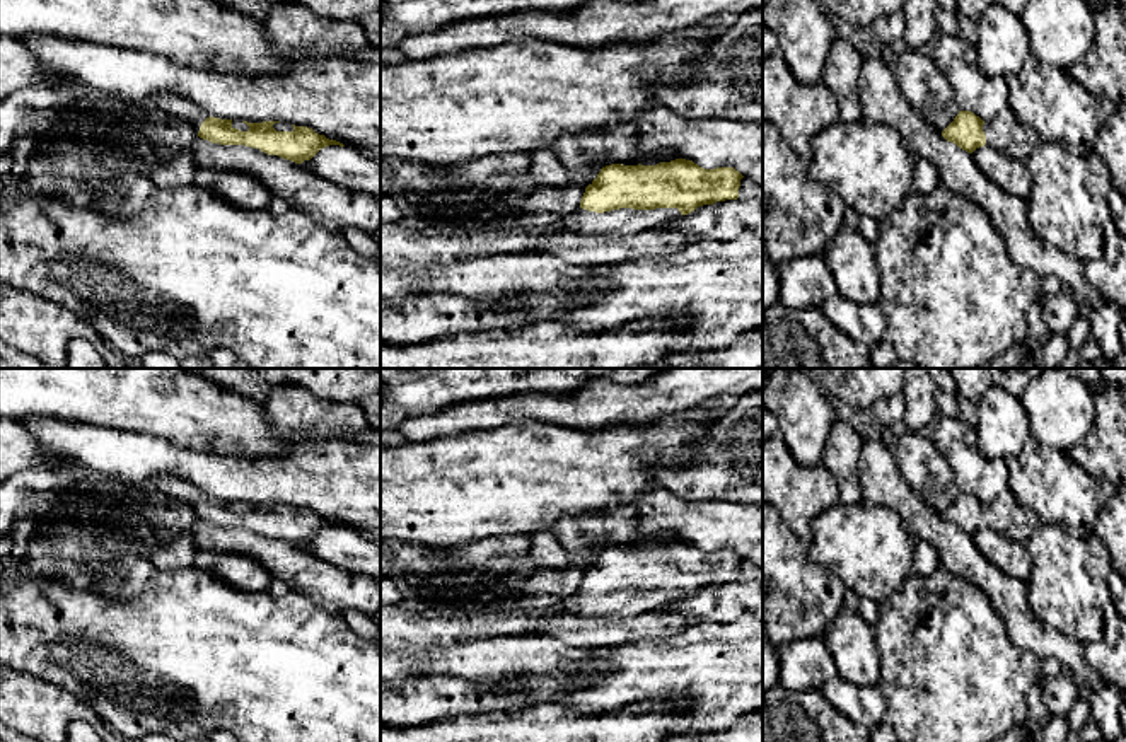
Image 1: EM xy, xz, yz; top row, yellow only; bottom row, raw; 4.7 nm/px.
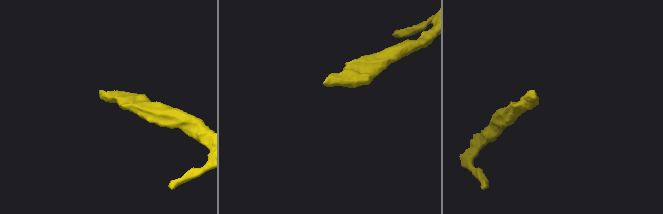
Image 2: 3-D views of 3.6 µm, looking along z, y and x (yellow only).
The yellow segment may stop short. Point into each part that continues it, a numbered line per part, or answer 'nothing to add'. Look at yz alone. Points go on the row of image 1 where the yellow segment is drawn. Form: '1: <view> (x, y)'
1: yz (998, 130)

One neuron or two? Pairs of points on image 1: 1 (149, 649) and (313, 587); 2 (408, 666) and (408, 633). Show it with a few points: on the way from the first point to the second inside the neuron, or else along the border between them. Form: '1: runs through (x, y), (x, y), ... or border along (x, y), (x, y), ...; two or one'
1: border along (290, 589), (331, 614); two
2: border along (447, 645), (405, 647), (398, 650); two

